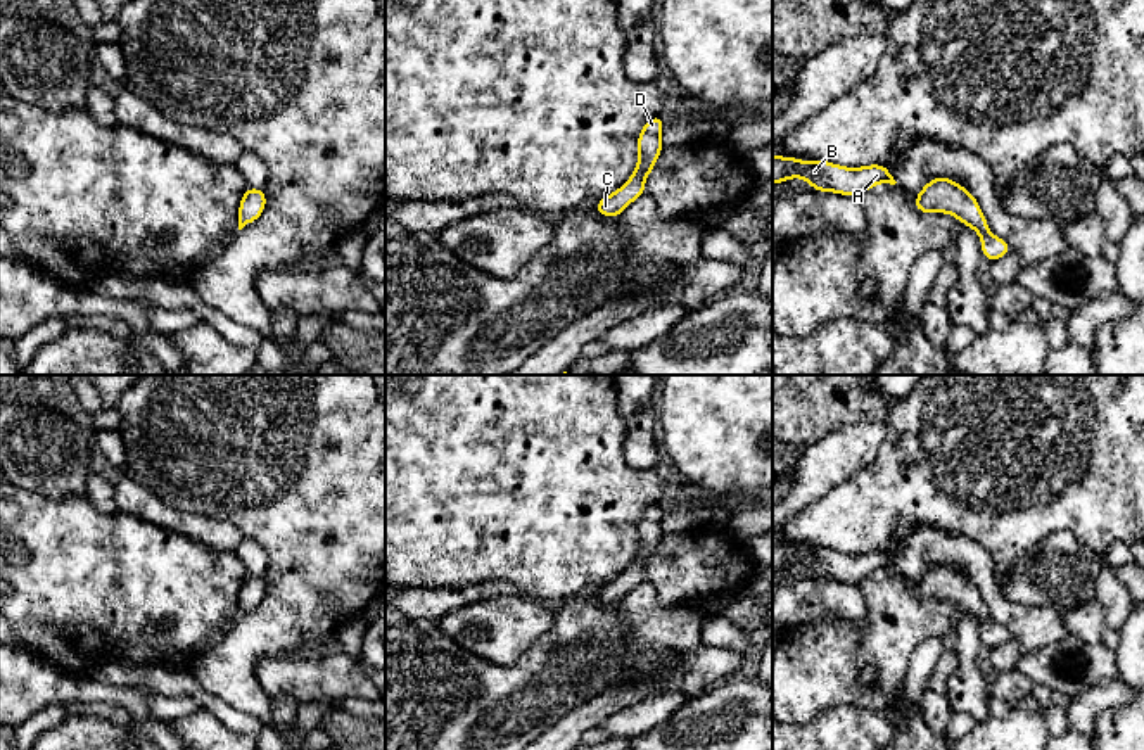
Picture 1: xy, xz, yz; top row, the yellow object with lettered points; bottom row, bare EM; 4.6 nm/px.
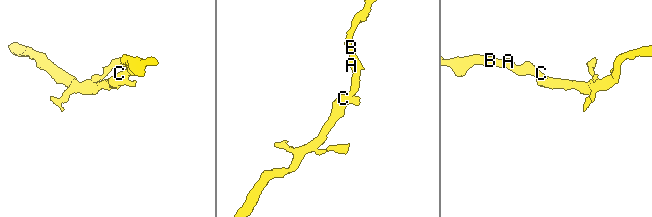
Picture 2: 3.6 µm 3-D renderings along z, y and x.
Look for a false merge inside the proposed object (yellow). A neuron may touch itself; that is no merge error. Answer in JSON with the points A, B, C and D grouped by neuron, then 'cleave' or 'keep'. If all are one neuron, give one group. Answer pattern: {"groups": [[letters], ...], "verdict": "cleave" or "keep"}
{"groups": [["A", "B", "C", "D"]], "verdict": "keep"}

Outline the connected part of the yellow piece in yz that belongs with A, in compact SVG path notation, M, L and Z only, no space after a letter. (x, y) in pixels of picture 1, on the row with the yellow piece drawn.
M772 156L772 185L797 176L802 176L812 190L836 192L857 199L878 183L897 183L885 164L843 168L823 159L805 164L798 157Z

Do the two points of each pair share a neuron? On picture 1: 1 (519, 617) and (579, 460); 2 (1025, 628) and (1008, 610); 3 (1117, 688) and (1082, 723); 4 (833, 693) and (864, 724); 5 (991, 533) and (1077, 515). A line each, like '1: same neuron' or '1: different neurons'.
1: different neurons
2: same neuron
3: same neuron
4: different neurons
5: same neuron

